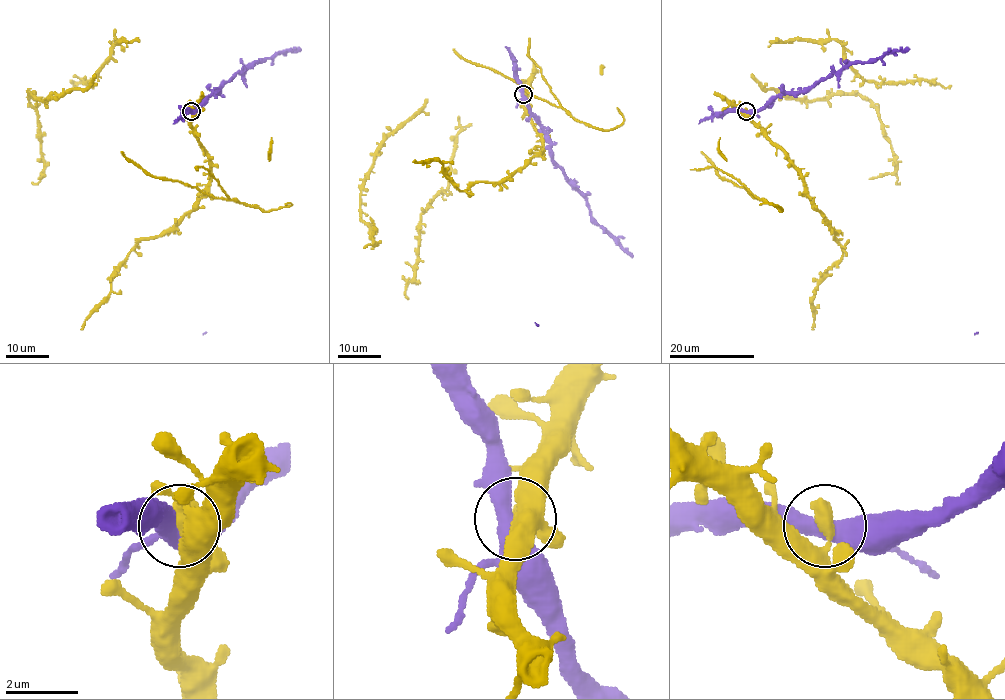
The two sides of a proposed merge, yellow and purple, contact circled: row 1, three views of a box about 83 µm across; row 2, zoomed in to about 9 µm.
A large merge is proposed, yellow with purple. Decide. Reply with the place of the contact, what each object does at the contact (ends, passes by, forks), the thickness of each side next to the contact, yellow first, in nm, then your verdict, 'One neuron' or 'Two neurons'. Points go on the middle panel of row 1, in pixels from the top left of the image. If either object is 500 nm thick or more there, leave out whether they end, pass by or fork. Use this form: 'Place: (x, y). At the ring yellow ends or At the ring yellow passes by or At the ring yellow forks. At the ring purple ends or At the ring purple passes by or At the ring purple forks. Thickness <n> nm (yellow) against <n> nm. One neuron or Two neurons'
Place: (523, 94). Thickness 500 nm (yellow) against 480 nm. Two neurons

